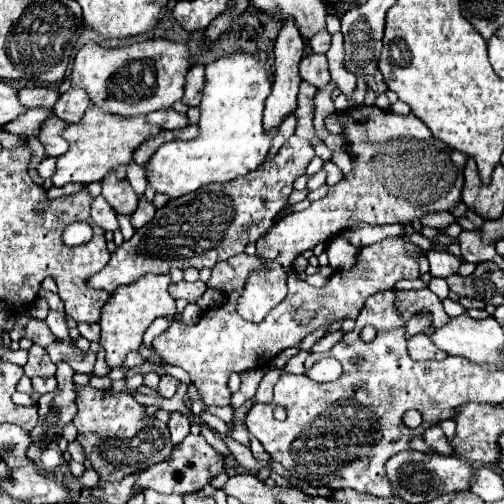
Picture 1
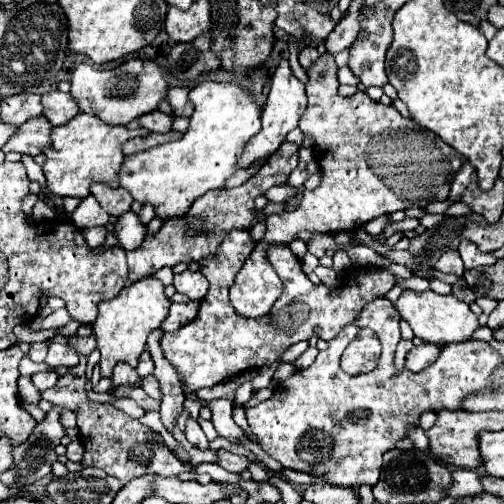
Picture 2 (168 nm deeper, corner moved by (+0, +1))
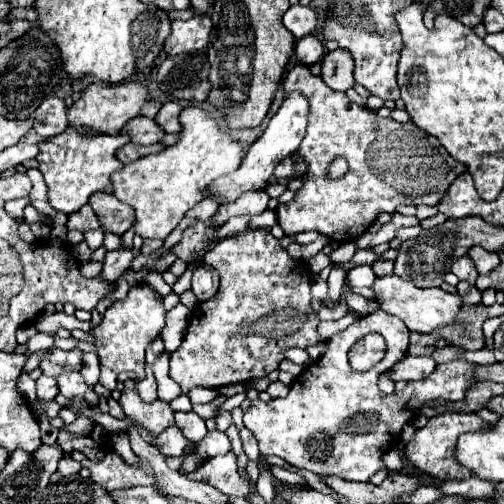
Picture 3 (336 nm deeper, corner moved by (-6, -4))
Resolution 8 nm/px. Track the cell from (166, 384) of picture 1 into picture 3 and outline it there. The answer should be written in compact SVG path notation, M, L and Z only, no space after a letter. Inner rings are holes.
M145 366L146 376L144 380L138 380L136 382L136 390L140 394L140 398L144 402L154 402L158 396L156 396L156 380L154 380L154 374L150 366Z

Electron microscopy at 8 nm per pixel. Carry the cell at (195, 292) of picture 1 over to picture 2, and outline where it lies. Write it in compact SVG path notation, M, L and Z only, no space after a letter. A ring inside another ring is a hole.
M184 271L180 275L174 275L174 287L178 293L184 293L194 301L202 301L208 291L208 281L202 273Z

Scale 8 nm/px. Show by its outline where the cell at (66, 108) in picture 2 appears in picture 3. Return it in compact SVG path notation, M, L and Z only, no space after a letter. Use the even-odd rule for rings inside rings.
M48 96L42 100L38 110L34 112L34 130L42 138L52 138L60 134L68 126L66 118L66 104L60 98Z

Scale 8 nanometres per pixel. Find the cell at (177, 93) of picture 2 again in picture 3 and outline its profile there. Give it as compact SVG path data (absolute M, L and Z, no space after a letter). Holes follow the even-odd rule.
M166 102L158 114L154 116L154 120L162 126L164 132L170 132L170 134L178 134L180 132L180 122L178 122L178 116L182 112L182 106L176 104L176 102Z

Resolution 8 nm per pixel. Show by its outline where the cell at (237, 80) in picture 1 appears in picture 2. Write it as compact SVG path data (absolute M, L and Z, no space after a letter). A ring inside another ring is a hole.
M202 81L190 91L190 101L194 103L194 115L184 137L180 141L170 141L126 157L120 171L120 187L128 189L136 201L152 203L156 215L162 219L184 215L196 197L210 189L222 189L224 183L238 171L238 159L244 153L246 143L260 131L260 105L256 103L252 91L240 83Z

